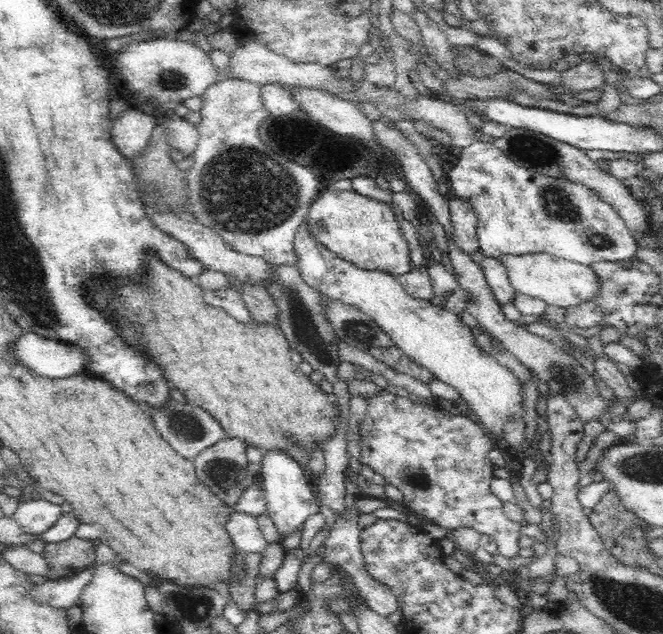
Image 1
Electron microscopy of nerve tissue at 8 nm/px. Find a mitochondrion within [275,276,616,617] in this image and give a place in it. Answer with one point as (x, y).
(578, 390)

